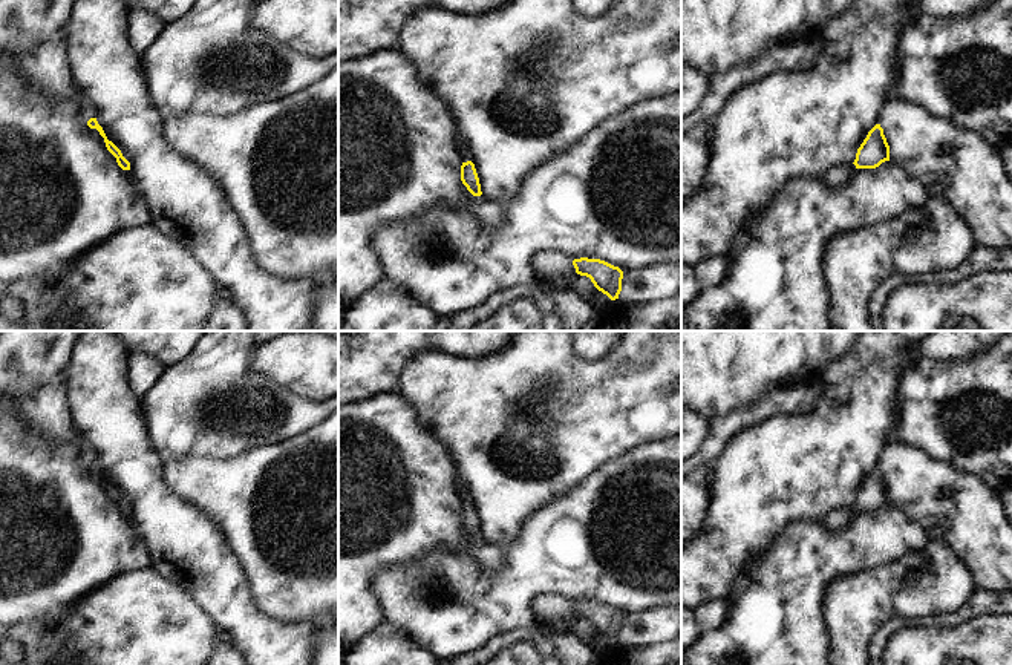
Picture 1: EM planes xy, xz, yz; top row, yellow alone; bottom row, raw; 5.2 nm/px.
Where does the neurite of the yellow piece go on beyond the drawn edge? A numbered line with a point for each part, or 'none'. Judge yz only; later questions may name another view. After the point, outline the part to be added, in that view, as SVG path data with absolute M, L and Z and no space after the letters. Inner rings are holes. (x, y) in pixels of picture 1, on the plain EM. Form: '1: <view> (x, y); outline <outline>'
1: yz (839, 520); outline M854 507L834 510L824 519L824 526L831 532L845 532L851 527L854 518L856 518Z

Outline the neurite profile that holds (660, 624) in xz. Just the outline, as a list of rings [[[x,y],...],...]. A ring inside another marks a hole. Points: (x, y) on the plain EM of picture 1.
[[[654,607],[641,613],[623,616],[620,644],[651,647],[669,644],[681,636],[681,608]]]

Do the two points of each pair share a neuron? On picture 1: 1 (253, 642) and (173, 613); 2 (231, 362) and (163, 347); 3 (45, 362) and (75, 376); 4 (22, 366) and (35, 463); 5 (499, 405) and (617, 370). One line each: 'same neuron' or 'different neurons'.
1: different neurons
2: different neurons
3: different neurons
4: different neurons
5: same neuron

